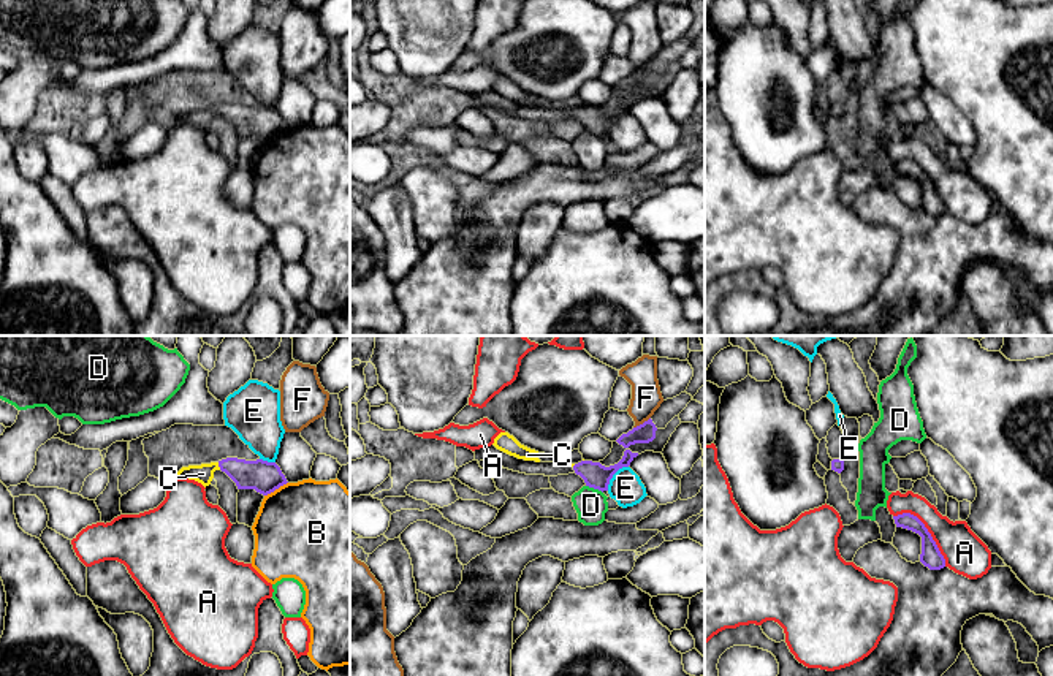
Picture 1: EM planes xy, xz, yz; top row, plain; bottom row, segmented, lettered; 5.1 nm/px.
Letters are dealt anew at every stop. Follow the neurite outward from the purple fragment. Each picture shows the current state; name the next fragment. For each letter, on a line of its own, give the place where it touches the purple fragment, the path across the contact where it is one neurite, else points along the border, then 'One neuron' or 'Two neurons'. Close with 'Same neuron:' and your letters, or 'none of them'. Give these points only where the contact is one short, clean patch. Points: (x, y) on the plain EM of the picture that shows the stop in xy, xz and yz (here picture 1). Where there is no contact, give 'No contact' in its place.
A: Touches purple at yz (927, 176). Two neurons
B: Touches purple at xy (276, 133). Two neurons
C: Touches purple at xy (219, 111). Path across: xy (265, 122), (219, 111), (203, 119). One neuron
D: Touches purple at xz (594, 133). Boundary: xz (586, 130), (602, 138). Two neurons
E: Touches purple at xz (613, 119). Boundary: xz (627, 111), (623, 111), (613, 121), (607, 135). Two neurons
F: Touches purple at xz (643, 68). Two neurons
Same neuron: C

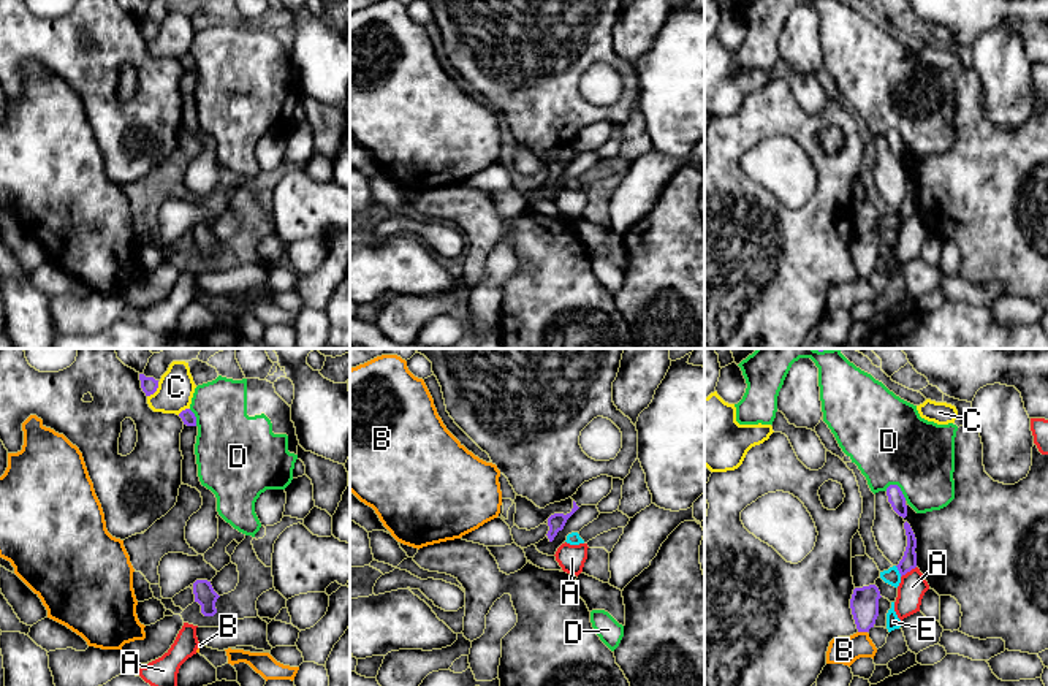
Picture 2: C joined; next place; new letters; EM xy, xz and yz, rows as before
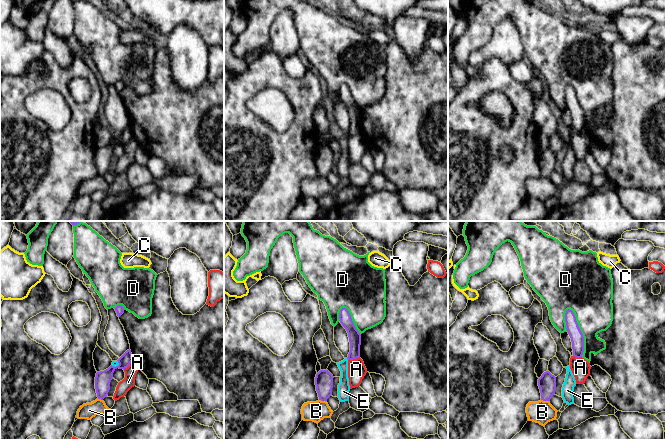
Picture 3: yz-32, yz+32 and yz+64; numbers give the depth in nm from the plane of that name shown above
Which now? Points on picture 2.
A: Touches purple at yz (907, 216). Boundary: yz (915, 211), (901, 222). Two neurons
B: Touches purple at yz (863, 276). Boundary: yz (858, 276), (866, 278). Two neurons
C: Touches purple at xy (155, 35). Two neurons
D: Touches purple at yz (898, 132). Two neurons
E: Touches purple at yz (898, 214). Boundary: yz (895, 211), (901, 221). Two neurons
Same neuron: none of them

